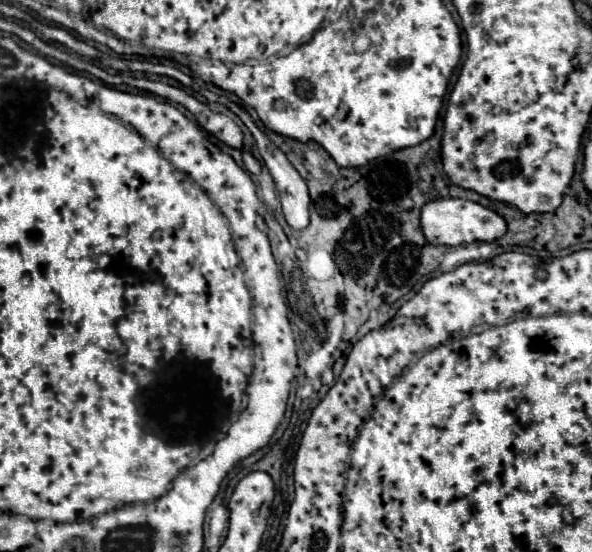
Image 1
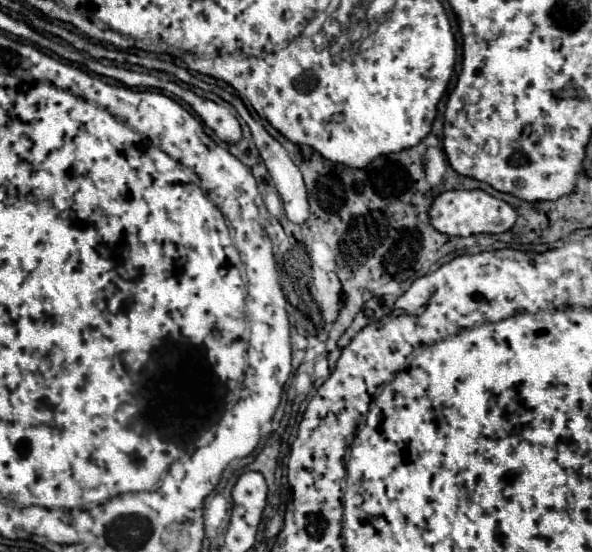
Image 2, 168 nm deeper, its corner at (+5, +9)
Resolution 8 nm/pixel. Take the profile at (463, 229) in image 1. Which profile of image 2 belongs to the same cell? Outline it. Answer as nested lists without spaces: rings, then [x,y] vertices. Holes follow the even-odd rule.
[[[482,189],[444,191],[434,199],[430,207],[430,221],[434,223],[434,229],[446,235],[460,235],[460,237],[470,237],[476,233],[504,233],[514,227],[516,219],[518,219],[518,213],[512,205],[484,193]]]

